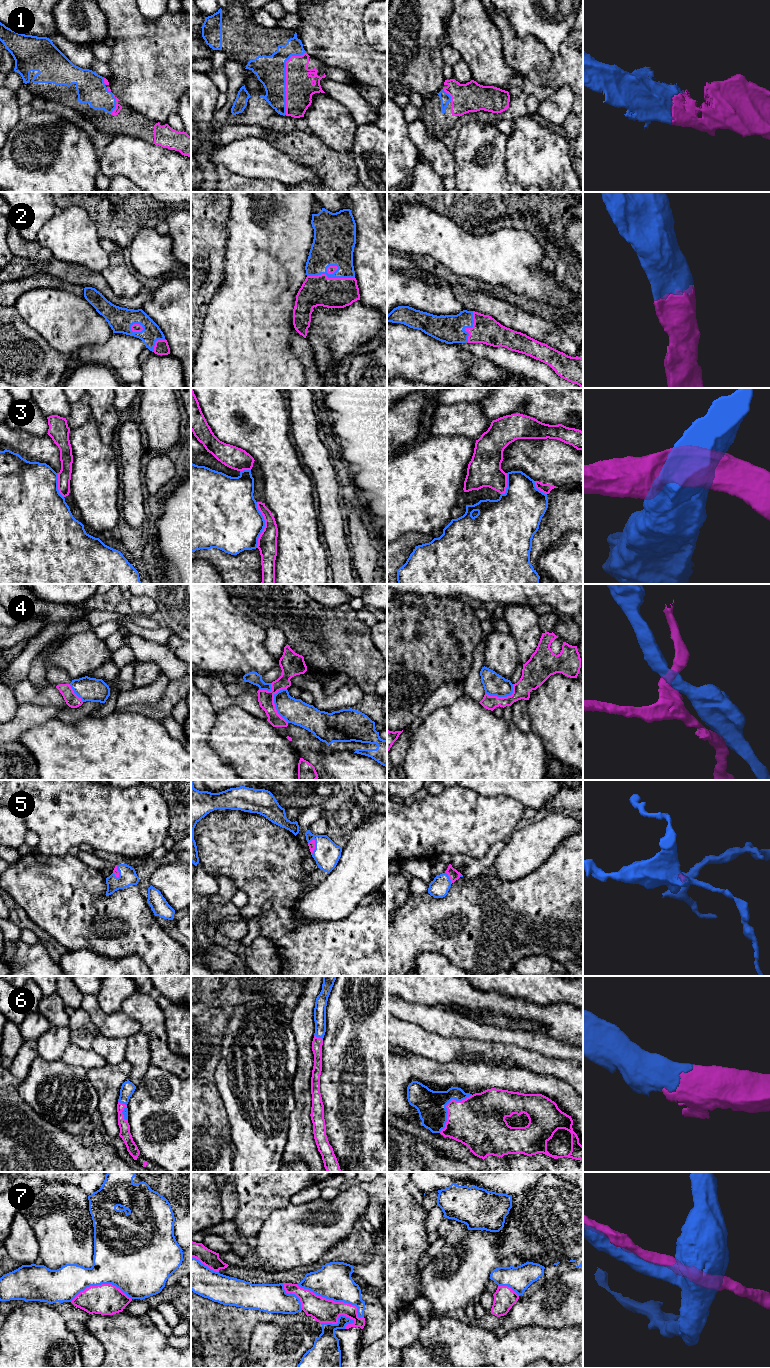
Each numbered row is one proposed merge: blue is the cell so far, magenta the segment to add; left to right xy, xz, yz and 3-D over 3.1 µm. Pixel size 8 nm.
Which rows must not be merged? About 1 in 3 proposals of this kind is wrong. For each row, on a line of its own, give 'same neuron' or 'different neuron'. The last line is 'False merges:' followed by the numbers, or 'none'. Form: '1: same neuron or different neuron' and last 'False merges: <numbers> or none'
1: same neuron
2: same neuron
3: different neuron
4: different neuron
5: same neuron
6: same neuron
7: different neuron
False merges: 3, 4, 7

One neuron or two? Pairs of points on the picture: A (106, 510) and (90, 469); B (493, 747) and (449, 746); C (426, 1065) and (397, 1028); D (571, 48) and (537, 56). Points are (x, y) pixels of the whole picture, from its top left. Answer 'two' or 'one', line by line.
A: one
B: one
C: two
D: one

